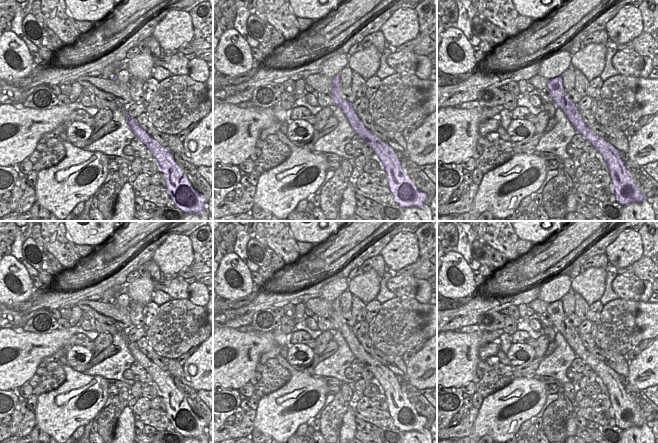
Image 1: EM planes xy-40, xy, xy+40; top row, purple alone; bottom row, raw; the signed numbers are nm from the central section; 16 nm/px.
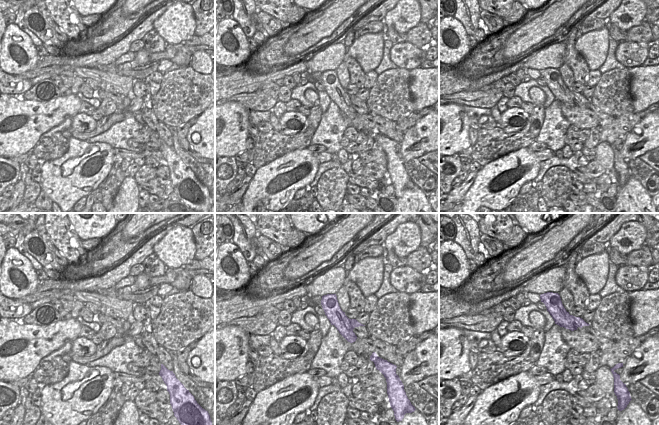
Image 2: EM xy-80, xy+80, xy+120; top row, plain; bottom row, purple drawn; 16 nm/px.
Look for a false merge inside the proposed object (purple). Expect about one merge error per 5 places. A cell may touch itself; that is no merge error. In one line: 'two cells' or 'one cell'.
one cell

